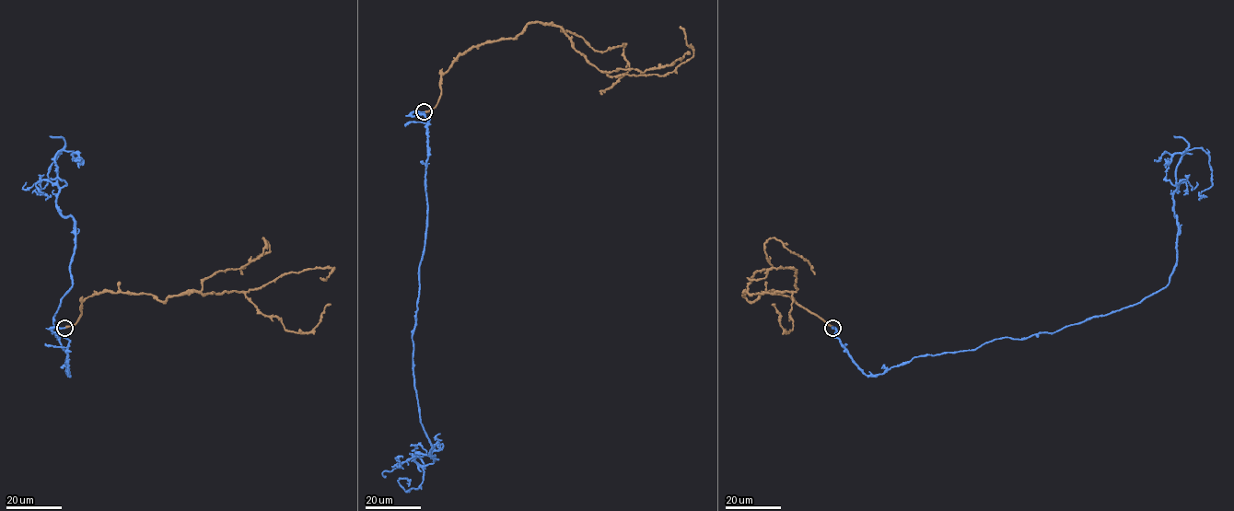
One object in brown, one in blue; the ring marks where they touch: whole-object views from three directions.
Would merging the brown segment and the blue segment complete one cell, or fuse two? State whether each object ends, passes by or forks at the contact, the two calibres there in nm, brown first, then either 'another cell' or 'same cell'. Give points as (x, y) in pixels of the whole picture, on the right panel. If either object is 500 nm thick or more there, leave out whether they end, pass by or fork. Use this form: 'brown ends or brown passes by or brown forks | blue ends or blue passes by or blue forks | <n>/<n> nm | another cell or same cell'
brown ends | blue ends | 360/280 nm | same cell

